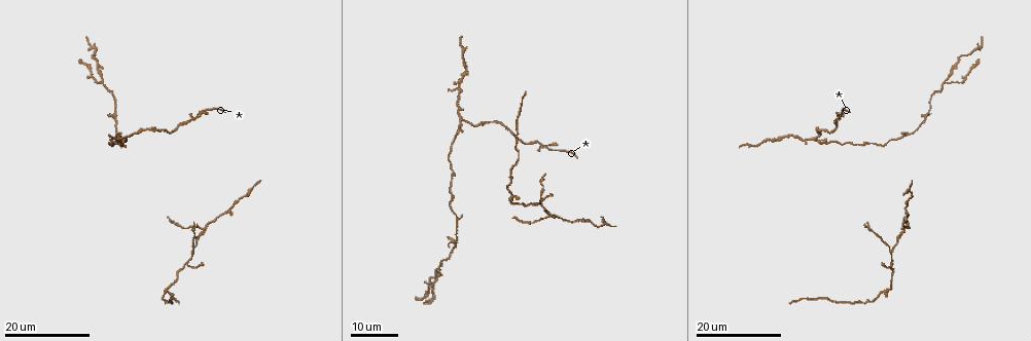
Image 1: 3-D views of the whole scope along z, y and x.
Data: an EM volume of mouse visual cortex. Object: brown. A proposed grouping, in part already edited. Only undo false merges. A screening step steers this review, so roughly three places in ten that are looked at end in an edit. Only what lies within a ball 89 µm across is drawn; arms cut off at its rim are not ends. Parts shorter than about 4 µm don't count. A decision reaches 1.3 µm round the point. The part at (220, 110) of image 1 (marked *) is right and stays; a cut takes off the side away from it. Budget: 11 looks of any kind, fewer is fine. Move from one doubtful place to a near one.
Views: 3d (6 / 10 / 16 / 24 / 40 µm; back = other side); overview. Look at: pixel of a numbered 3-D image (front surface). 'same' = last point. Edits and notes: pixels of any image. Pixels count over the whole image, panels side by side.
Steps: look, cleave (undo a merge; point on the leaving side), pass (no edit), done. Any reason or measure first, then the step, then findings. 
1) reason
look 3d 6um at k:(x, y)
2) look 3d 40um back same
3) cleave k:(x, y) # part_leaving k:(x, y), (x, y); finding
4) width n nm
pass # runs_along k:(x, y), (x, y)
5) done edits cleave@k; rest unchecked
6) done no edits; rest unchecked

branch point
look 3d 16um at 1:(462, 119)

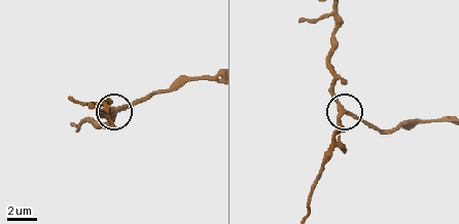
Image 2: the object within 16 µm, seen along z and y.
look 3d 10um at 2:(341, 111)

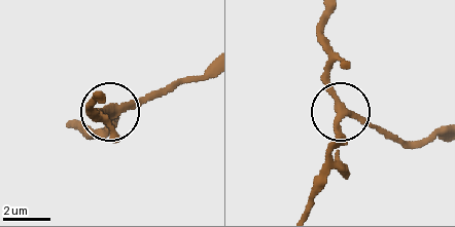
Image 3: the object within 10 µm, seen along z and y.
pass # runs_along 3:(433, 141), (410, 143), (341, 111), (327, 72), (327, 38); one neuron here

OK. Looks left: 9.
two arms in line, one across
look 3d 16um at 1:(890, 249)

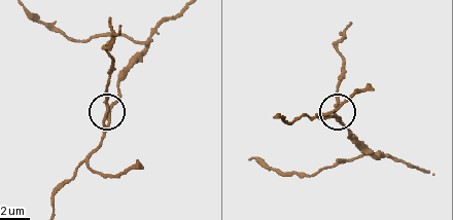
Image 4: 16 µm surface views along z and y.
look 3d 6um at 4:(104, 116)

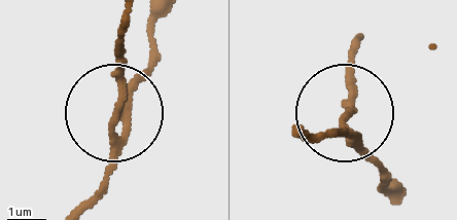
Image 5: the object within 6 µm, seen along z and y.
cleave 5:(120, 79) # part_leaving 5:(108, 133), (121, 17); a second neuron is stuck on

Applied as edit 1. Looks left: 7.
thin arm on a thick one
look 3d 16um at 1:(166, 293)

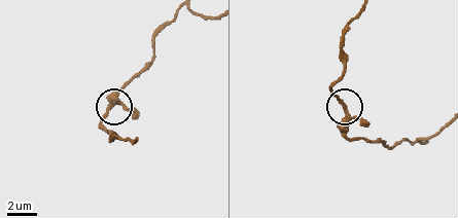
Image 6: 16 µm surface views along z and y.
look 3d 10um at 6:(116, 100)

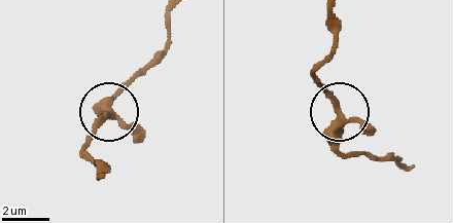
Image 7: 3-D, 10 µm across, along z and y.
arms 3
pass # all the same neuron

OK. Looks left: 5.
branch point
look 3d 16um at 1:(206, 230)

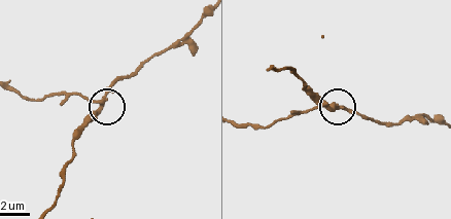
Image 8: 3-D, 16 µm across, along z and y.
look 3d 6um at 8:(104, 103)

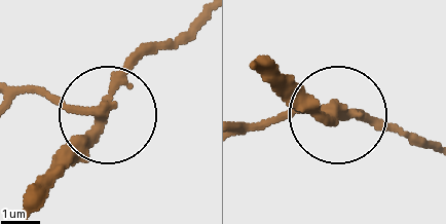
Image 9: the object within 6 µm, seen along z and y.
arms 3
cleave 9:(42, 92) # part_leaving 9:(96, 105), (10, 95); two neurons meet here

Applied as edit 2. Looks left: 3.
look overview

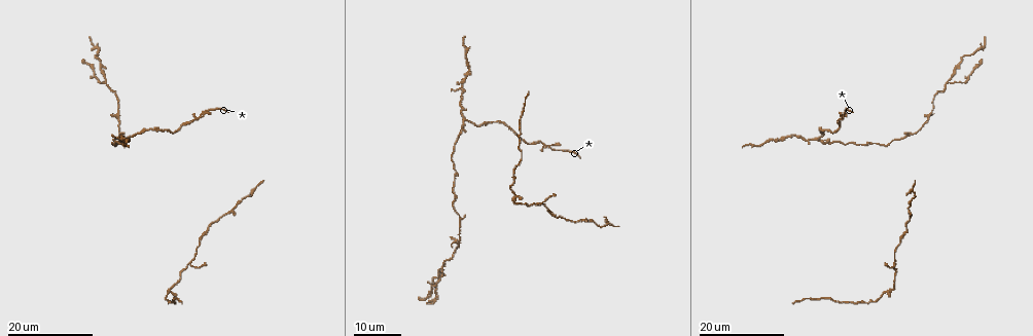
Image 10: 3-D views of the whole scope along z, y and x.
three-way junction
look 3d 24um at 10:(947, 80)

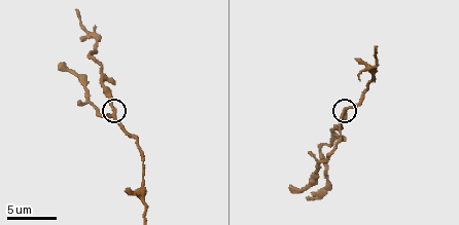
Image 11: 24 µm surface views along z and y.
closer look
look 3d 10um at 11:(345, 114)

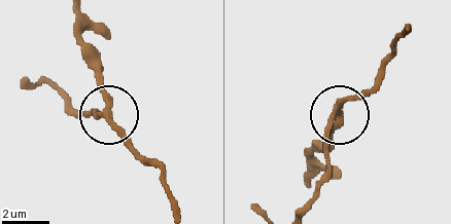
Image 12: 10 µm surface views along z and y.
arms 3
pass # all the same neuron

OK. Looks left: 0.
done edits cleave@5, cleave@9; rest unchecked

